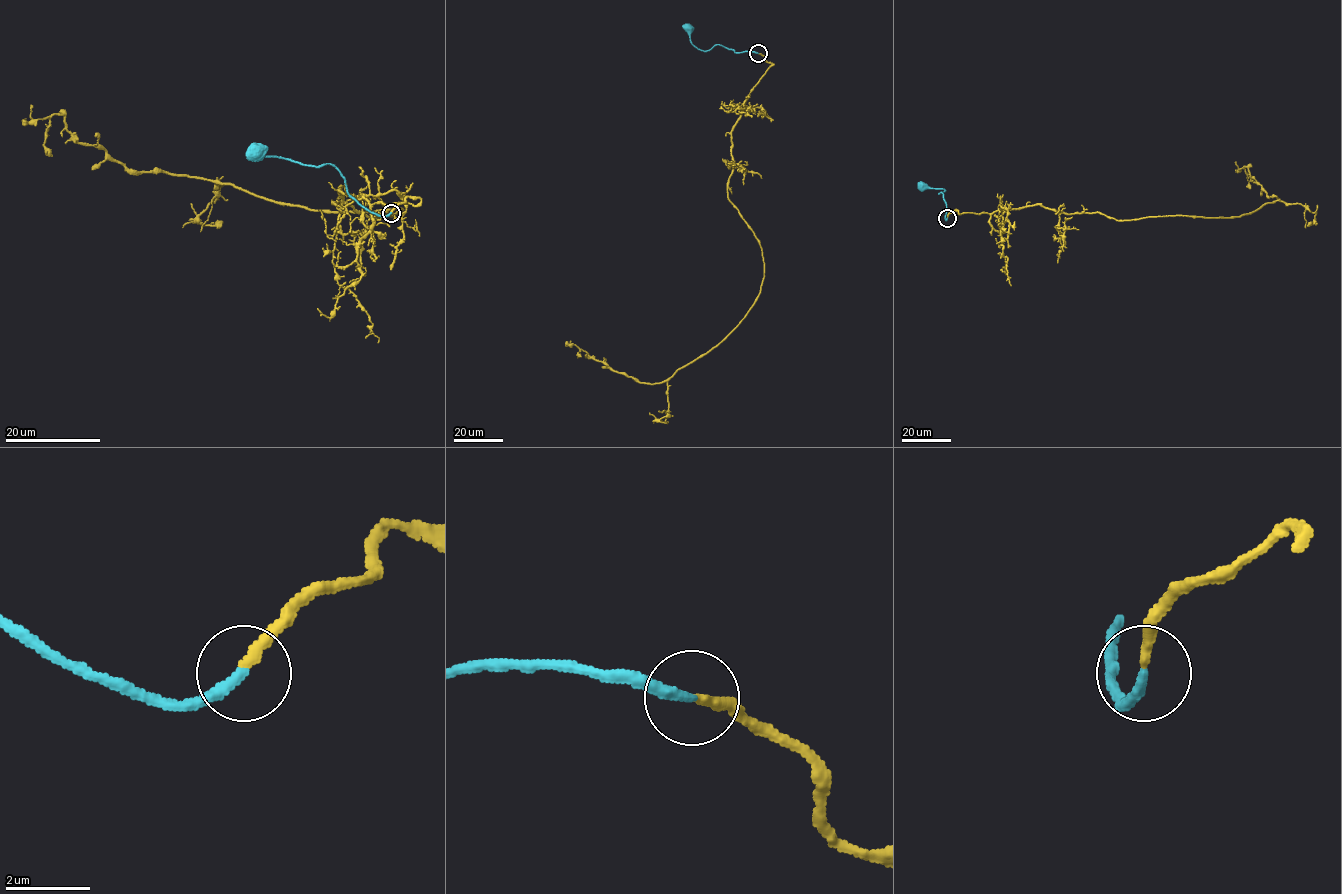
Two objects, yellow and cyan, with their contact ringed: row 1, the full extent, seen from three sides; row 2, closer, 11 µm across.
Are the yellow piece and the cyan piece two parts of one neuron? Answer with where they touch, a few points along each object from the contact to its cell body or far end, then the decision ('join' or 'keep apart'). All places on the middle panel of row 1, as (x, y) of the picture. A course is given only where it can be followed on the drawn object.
(758, 53) | yellow via (758, 53), (774, 64), (731, 132), (727, 188), (761, 249), (756, 300), (717, 344), (659, 383), (581, 356) | cyan via (758, 53), (735, 52), (716, 44), (707, 50), (699, 50), (691, 43), (688, 27) | join

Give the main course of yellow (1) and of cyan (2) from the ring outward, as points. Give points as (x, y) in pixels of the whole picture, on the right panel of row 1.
1: (947, 218), (955, 210), (990, 213), (1041, 204), (1118, 220), (1238, 217), (1277, 199), (1244, 166), (1250, 188)
2: (947, 218), (943, 194), (938, 194), (944, 189), (921, 186)

